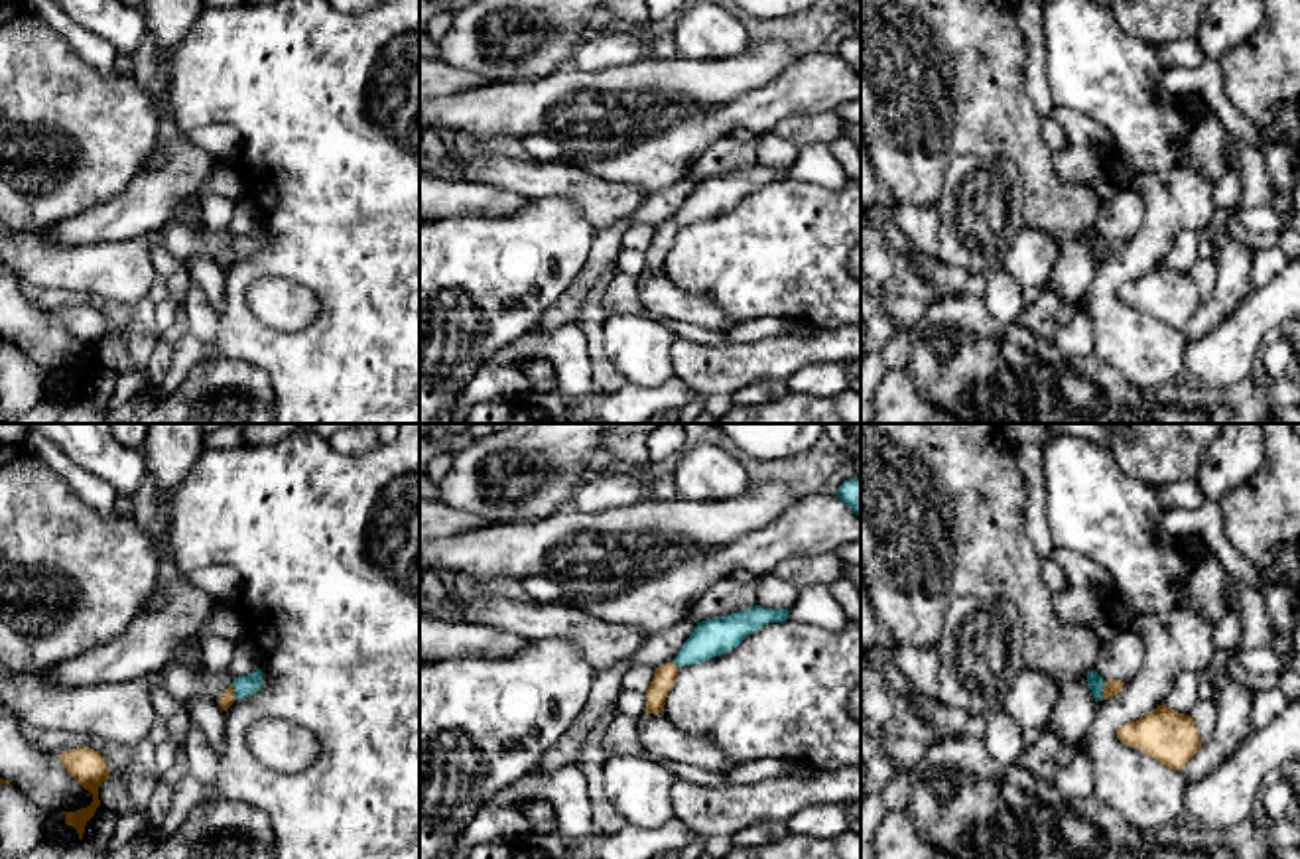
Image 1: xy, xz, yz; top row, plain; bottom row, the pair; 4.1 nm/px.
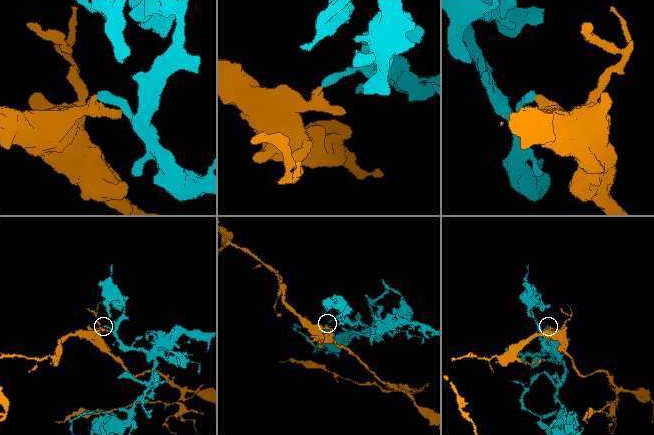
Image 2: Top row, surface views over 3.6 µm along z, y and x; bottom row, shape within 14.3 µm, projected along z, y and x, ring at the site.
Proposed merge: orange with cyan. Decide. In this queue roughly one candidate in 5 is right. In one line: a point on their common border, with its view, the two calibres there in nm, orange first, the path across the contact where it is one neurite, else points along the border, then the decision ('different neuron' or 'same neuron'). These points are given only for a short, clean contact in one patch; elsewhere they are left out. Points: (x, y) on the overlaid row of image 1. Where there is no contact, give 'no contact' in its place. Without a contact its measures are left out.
meets orange in yz at (1104, 690); 70 nm thick on the orange side, 70 nm on the other; border along yz (1105, 682), (1100, 698); different neuron

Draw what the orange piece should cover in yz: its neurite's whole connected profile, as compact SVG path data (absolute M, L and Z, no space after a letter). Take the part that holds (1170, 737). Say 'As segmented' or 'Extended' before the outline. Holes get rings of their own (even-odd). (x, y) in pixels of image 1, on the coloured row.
As segmented. M1164 703L1140 719L1121 725L1117 739L1174 770L1182 770L1203 743L1194 719Z

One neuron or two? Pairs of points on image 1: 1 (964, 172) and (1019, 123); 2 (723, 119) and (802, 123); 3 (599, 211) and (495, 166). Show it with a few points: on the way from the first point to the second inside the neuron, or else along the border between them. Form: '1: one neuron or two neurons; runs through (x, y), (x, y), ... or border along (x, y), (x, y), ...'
1: two neurons; border along (944, 174), (958, 156), (1005, 156), (1023, 180)
2: two neurons; border along (826, 111), (790, 113), (771, 131)
3: one neuron; runs through (574, 186), (566, 180), (530, 180), (520, 176)

